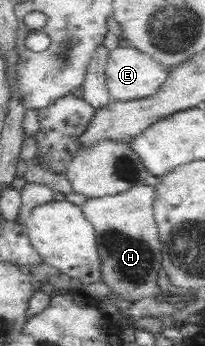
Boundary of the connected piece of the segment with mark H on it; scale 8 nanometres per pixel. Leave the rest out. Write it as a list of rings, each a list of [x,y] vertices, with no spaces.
[[[143,184],[113,196],[87,197],[81,205],[97,236],[103,281],[113,294],[123,300],[135,301],[160,295],[156,279],[157,272],[162,268],[162,245],[154,218],[153,201],[155,186]]]

